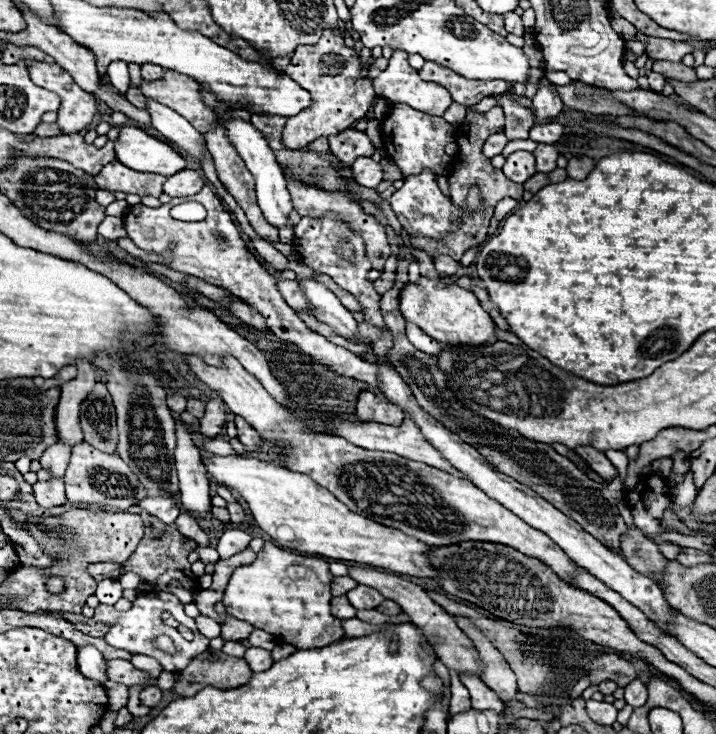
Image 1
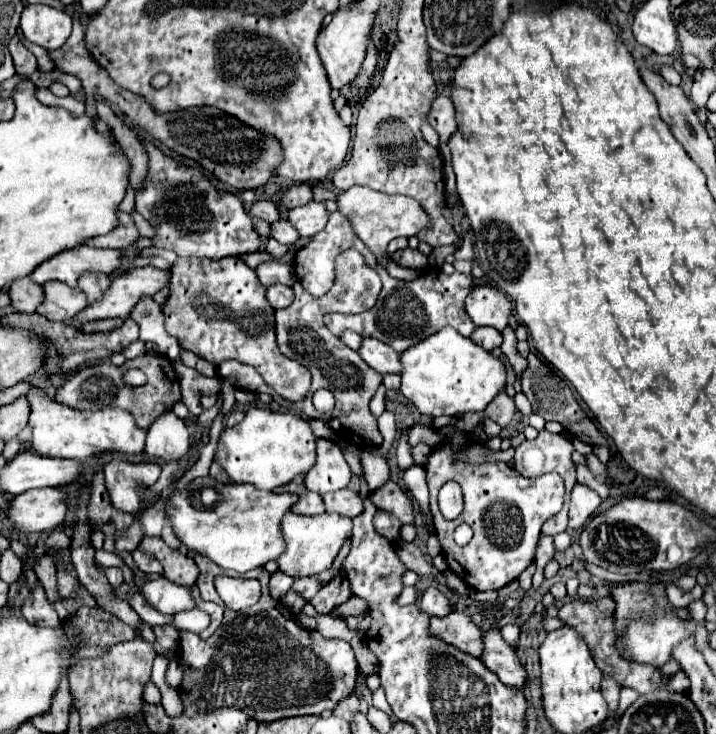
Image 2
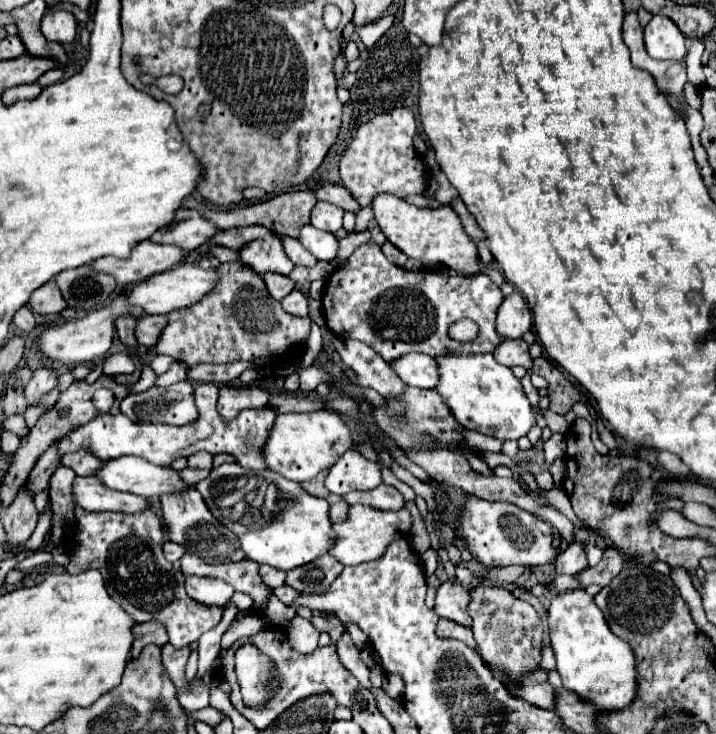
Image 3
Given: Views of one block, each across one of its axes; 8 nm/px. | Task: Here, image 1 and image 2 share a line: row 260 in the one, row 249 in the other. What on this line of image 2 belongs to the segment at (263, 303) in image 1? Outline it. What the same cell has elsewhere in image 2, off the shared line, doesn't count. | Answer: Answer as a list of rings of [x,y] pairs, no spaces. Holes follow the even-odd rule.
[[[140,138],[140,142],[146,146],[150,156],[150,172],[146,184],[136,194],[136,212],[158,230],[158,236],[152,238],[156,248],[174,250],[178,256],[206,256],[210,260],[260,250],[260,236],[240,198],[224,194],[224,202],[220,202],[222,194],[198,170],[176,164],[144,138]]]

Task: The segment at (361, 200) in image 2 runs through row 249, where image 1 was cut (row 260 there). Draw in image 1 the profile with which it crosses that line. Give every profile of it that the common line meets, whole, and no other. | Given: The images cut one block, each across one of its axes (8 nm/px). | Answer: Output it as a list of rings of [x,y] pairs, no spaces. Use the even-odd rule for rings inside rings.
[[[288,178],[288,190],[292,194],[292,202],[294,202],[294,210],[302,216],[326,216],[326,212],[338,216],[340,220],[344,220],[348,224],[348,228],[360,236],[364,240],[364,248],[366,248],[366,258],[372,262],[374,270],[380,270],[384,274],[384,262],[390,256],[390,244],[388,244],[388,236],[384,226],[370,214],[364,212],[362,204],[358,200],[348,198],[344,192],[334,190],[334,192],[326,192],[324,188],[314,188],[312,184],[302,184],[300,180]]]

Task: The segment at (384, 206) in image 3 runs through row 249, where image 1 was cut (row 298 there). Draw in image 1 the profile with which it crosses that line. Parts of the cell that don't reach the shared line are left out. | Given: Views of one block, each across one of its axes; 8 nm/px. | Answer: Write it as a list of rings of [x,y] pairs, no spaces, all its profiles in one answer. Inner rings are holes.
[[[420,276],[418,282],[408,282],[400,292],[400,312],[406,322],[414,322],[428,336],[442,344],[452,346],[480,346],[486,342],[494,342],[494,322],[488,312],[480,306],[478,298],[460,288],[458,284],[446,284],[444,280],[430,280]]]

